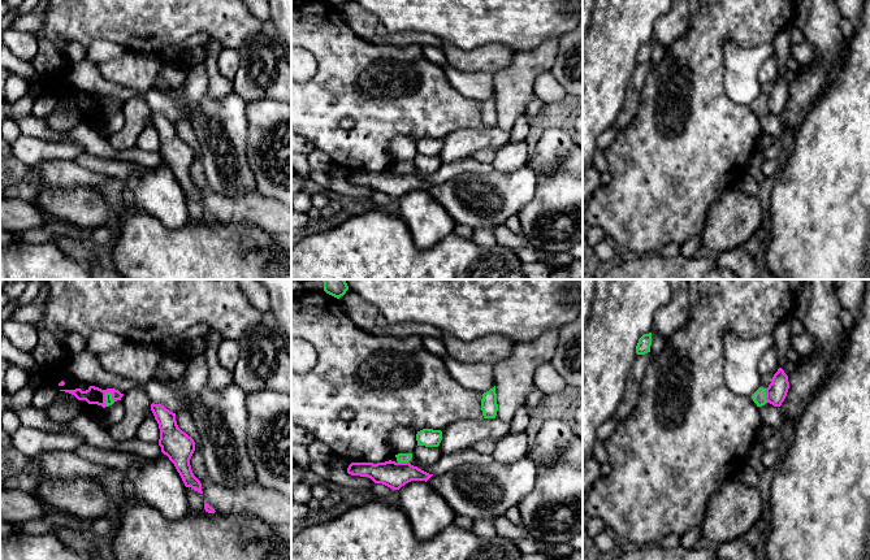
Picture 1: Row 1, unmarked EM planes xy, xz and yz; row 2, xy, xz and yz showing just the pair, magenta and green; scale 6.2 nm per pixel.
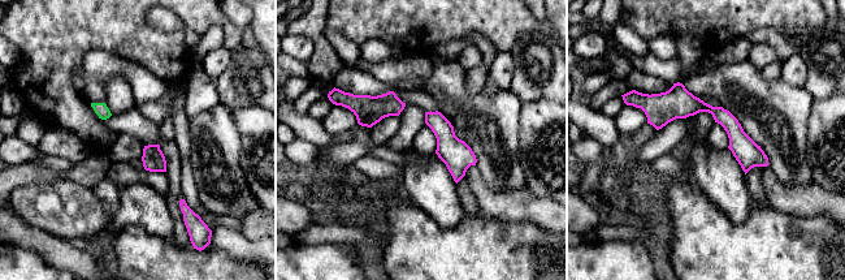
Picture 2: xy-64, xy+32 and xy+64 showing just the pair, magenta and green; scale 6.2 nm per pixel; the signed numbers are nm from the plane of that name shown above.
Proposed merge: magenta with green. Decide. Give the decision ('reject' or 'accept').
reject

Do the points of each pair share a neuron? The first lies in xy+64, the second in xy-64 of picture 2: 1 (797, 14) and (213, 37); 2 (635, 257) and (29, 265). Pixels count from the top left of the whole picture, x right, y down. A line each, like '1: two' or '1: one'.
1: two
2: one

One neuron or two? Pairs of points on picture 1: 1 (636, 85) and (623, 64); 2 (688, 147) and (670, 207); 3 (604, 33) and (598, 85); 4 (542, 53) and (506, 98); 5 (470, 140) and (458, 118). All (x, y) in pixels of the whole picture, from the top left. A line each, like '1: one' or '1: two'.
1: two
2: one
3: one
4: one
5: two

